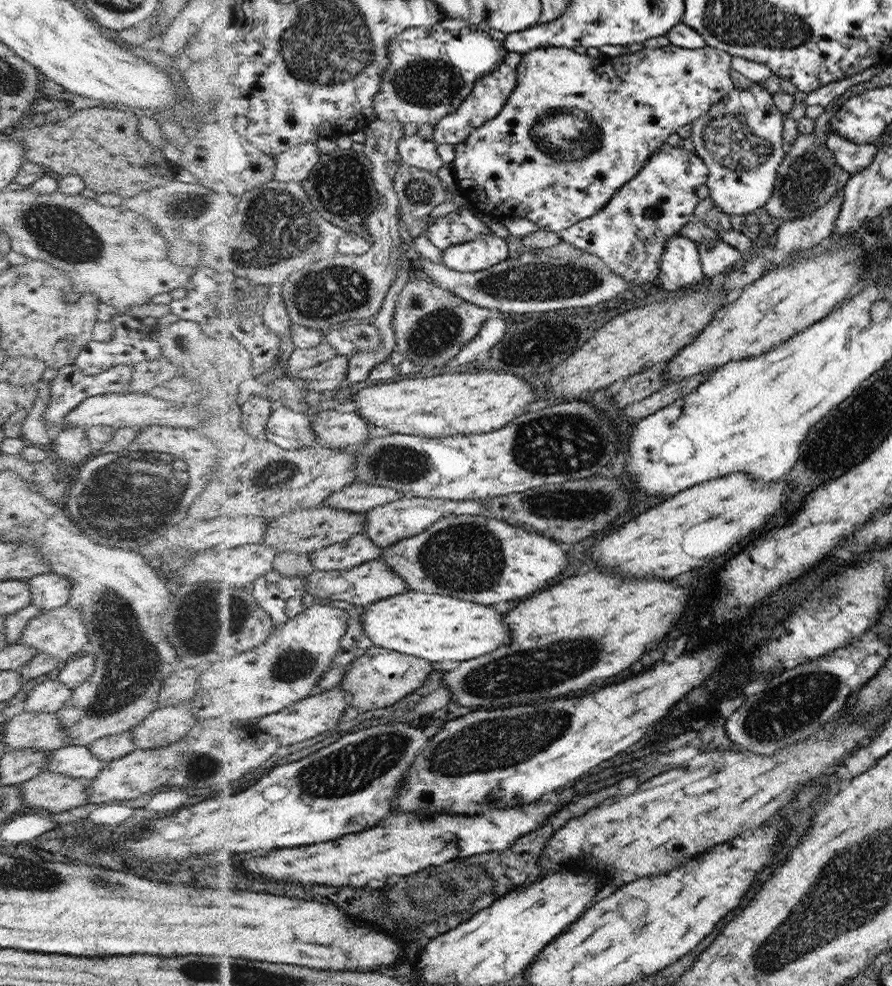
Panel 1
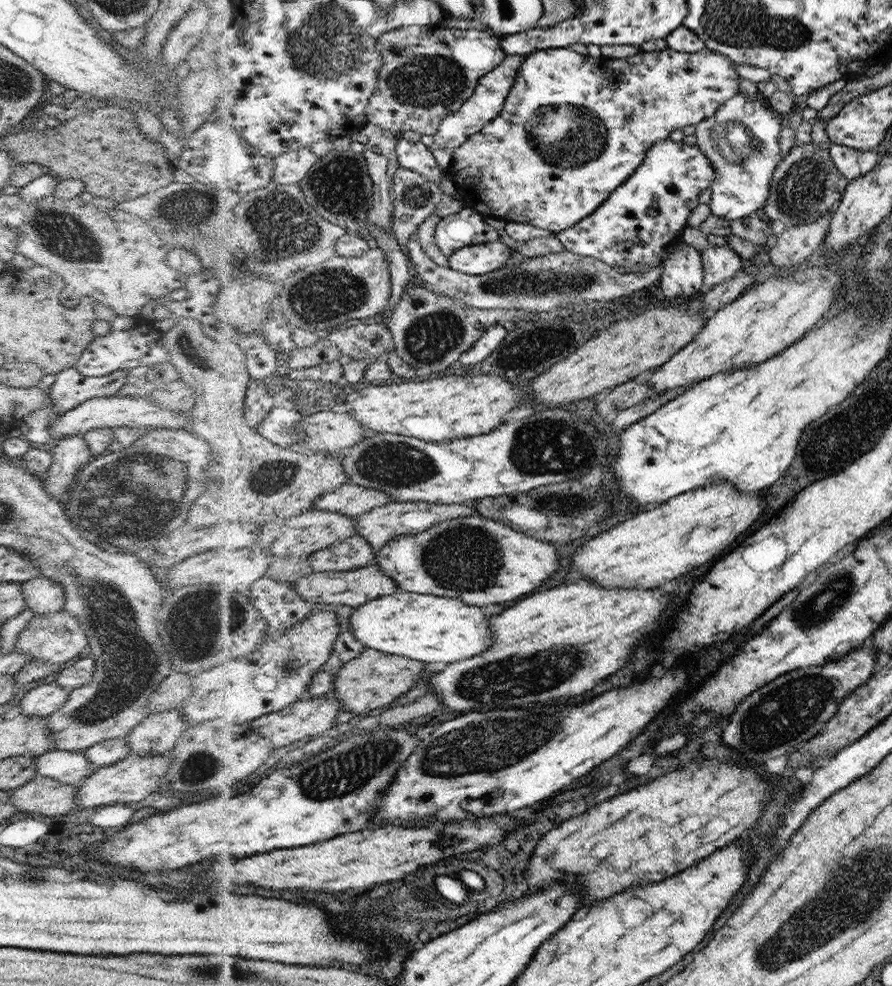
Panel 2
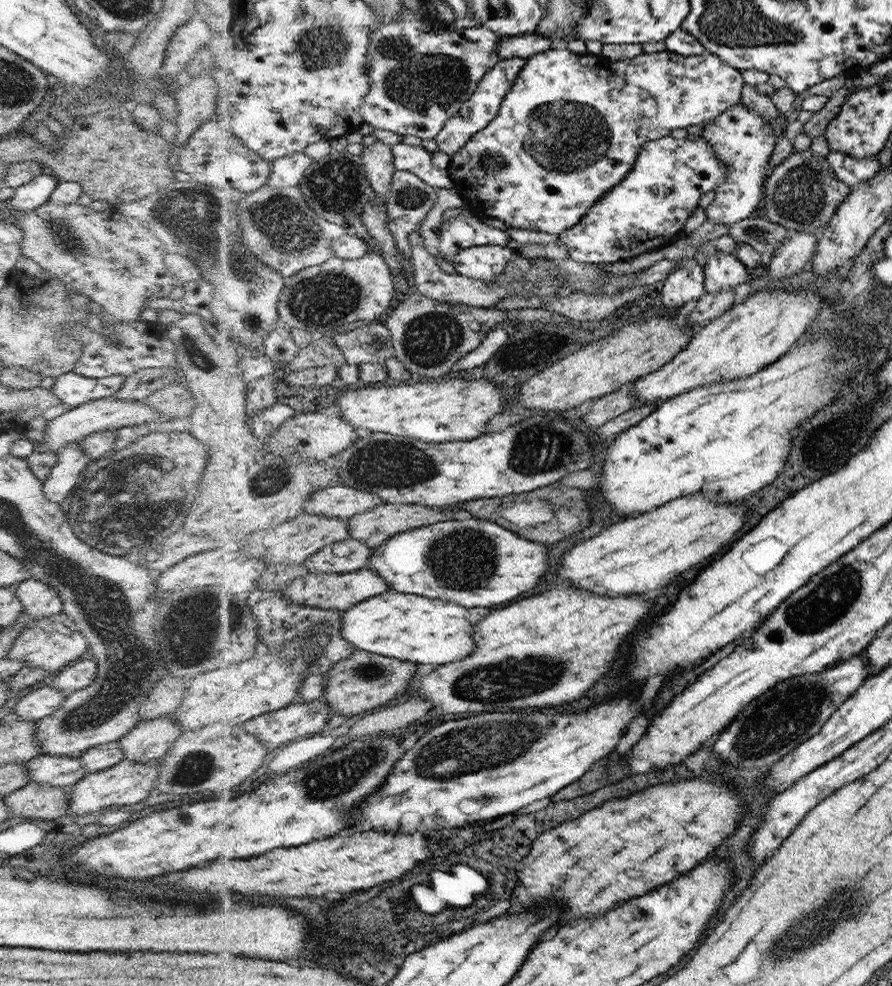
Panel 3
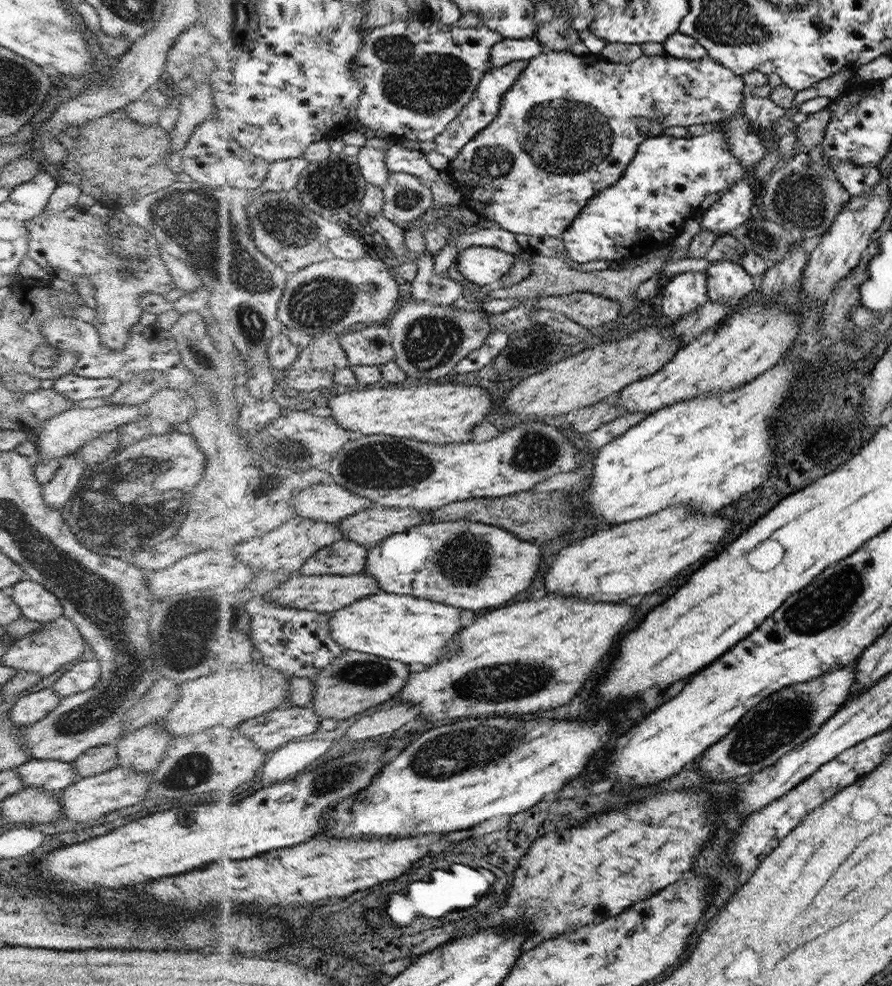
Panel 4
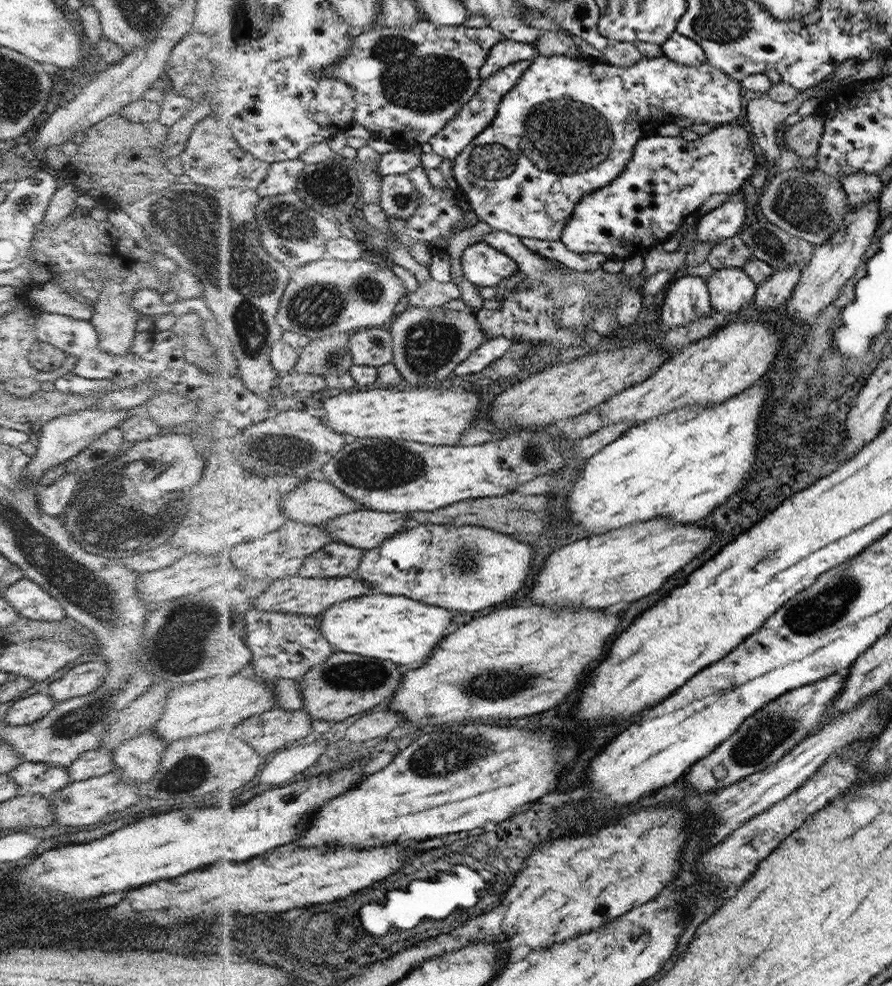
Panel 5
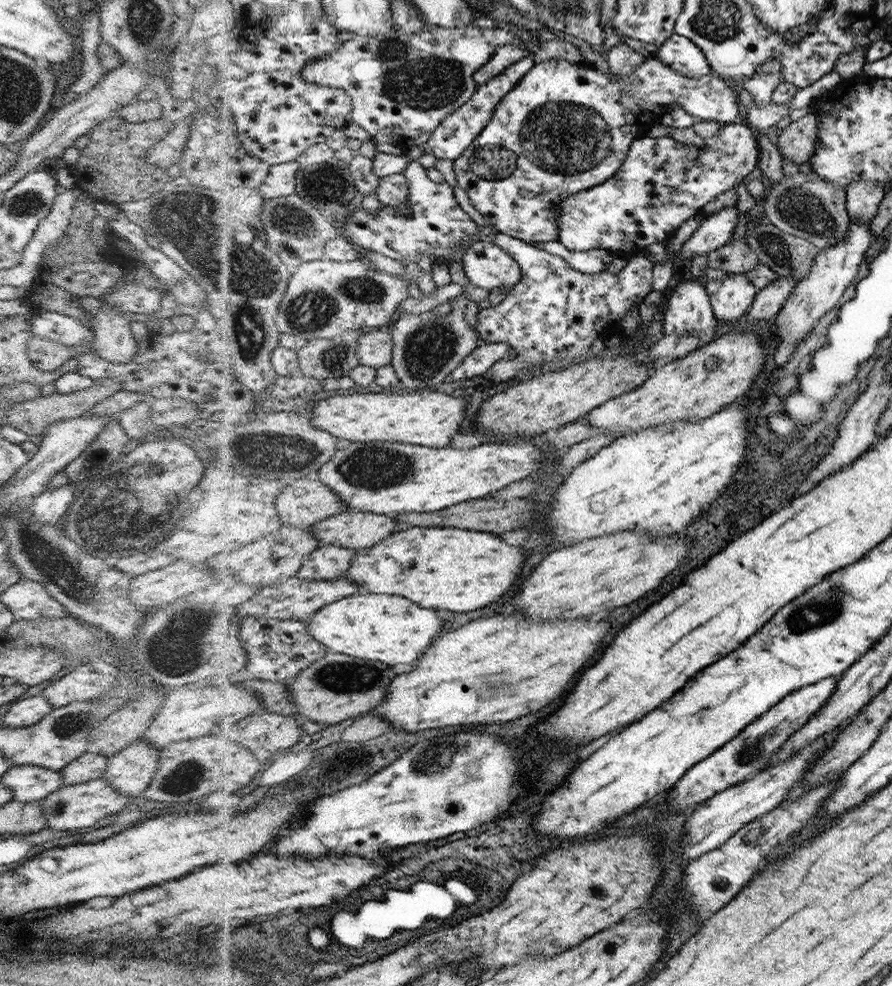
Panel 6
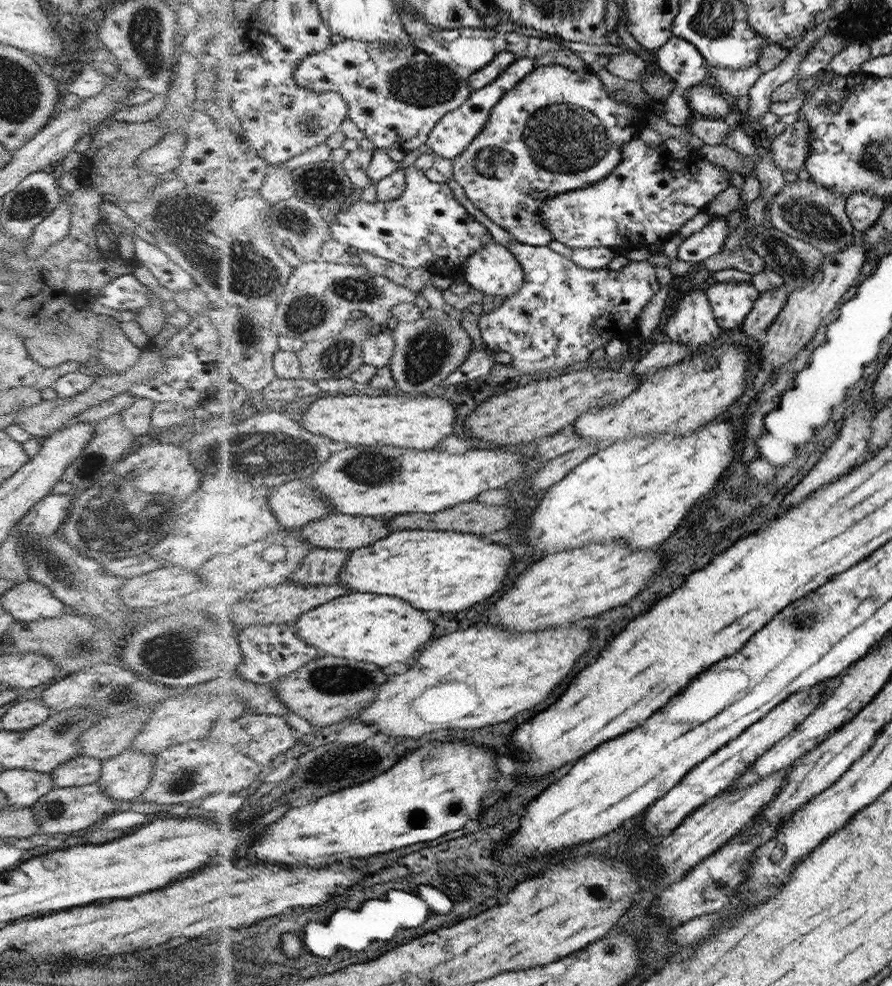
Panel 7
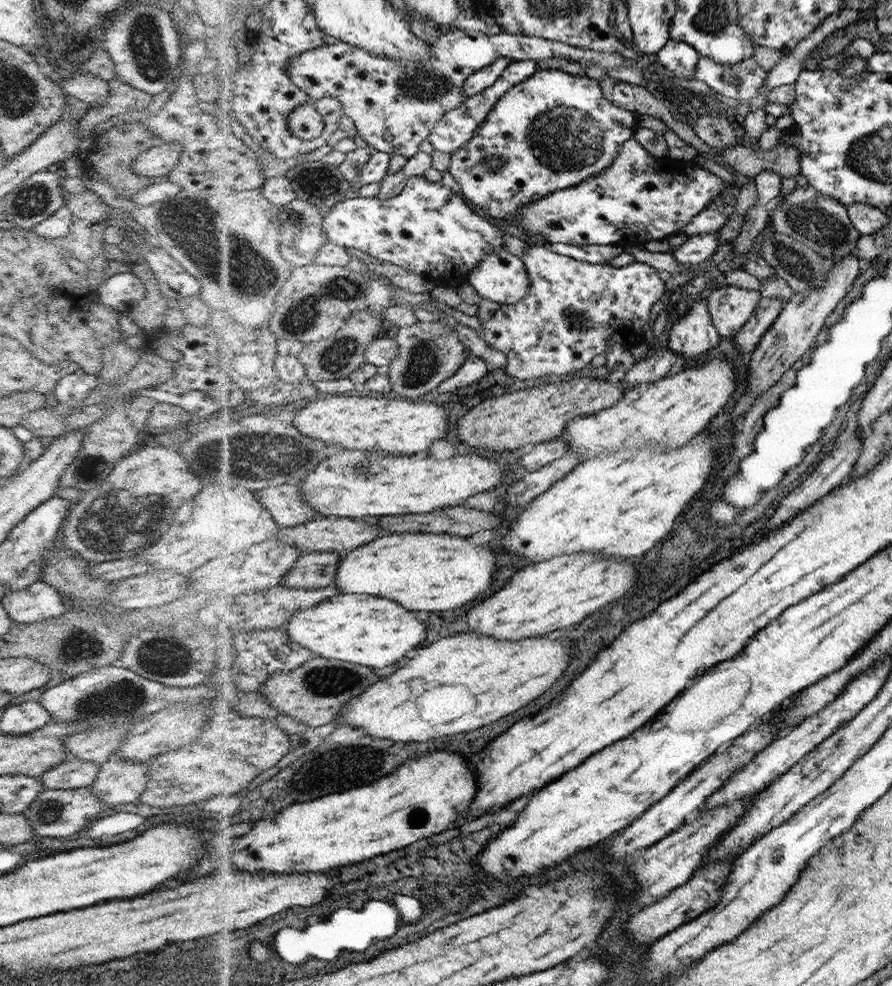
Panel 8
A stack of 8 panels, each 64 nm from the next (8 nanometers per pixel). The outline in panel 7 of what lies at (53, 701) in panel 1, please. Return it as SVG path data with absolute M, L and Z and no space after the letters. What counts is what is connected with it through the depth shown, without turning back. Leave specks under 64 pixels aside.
M41 698L18 699L16 704L8 708L1 718L4 730L22 731L29 730L51 716L51 710Z

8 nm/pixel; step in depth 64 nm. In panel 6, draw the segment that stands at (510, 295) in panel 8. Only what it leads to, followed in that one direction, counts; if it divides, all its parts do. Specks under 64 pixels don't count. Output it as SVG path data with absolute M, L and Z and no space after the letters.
M489 239L467 247L464 269L469 282L489 291L498 287L511 290L523 278L519 262Z

